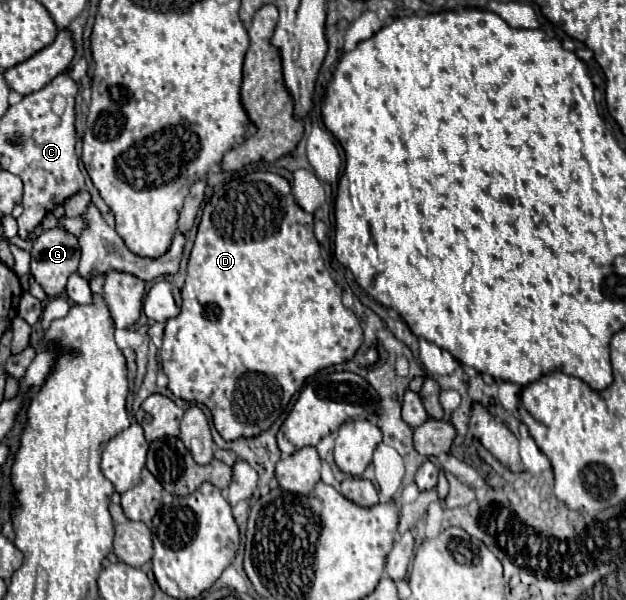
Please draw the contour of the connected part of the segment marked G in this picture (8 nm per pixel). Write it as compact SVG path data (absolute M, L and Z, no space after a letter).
M52 228L38 236L30 254L30 272L34 280L44 288L44 292L50 298L64 294L68 278L78 270L78 238L64 228Z

